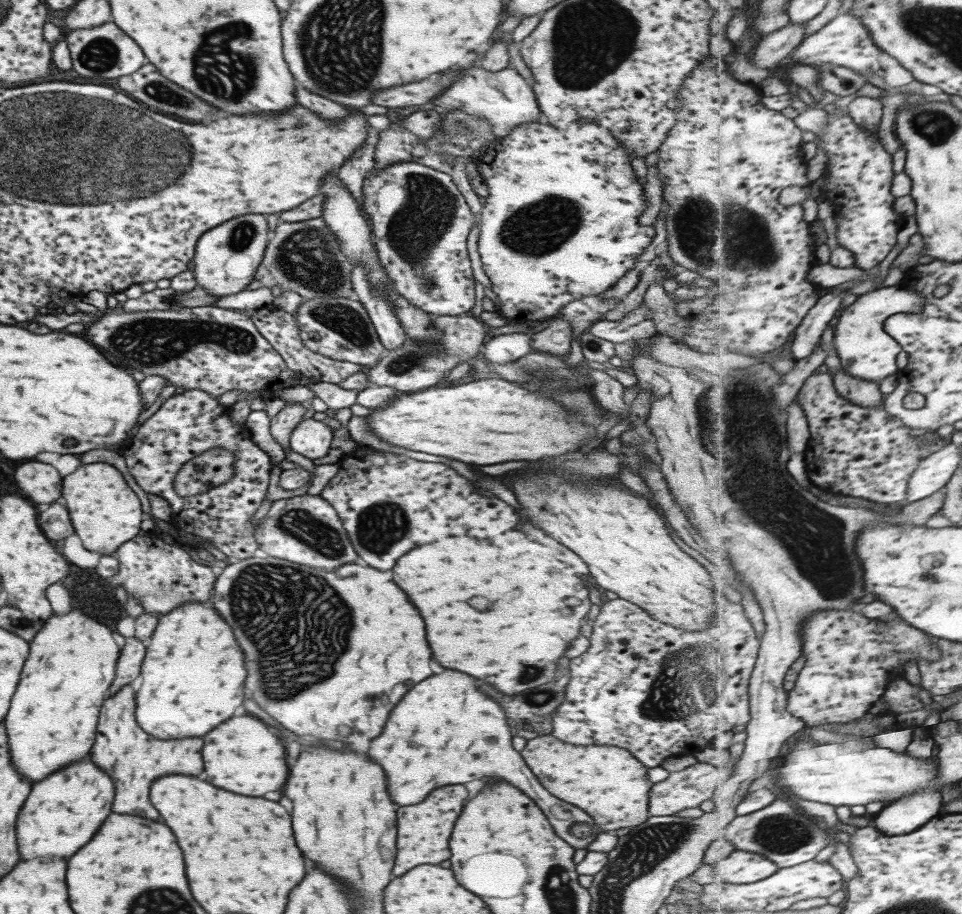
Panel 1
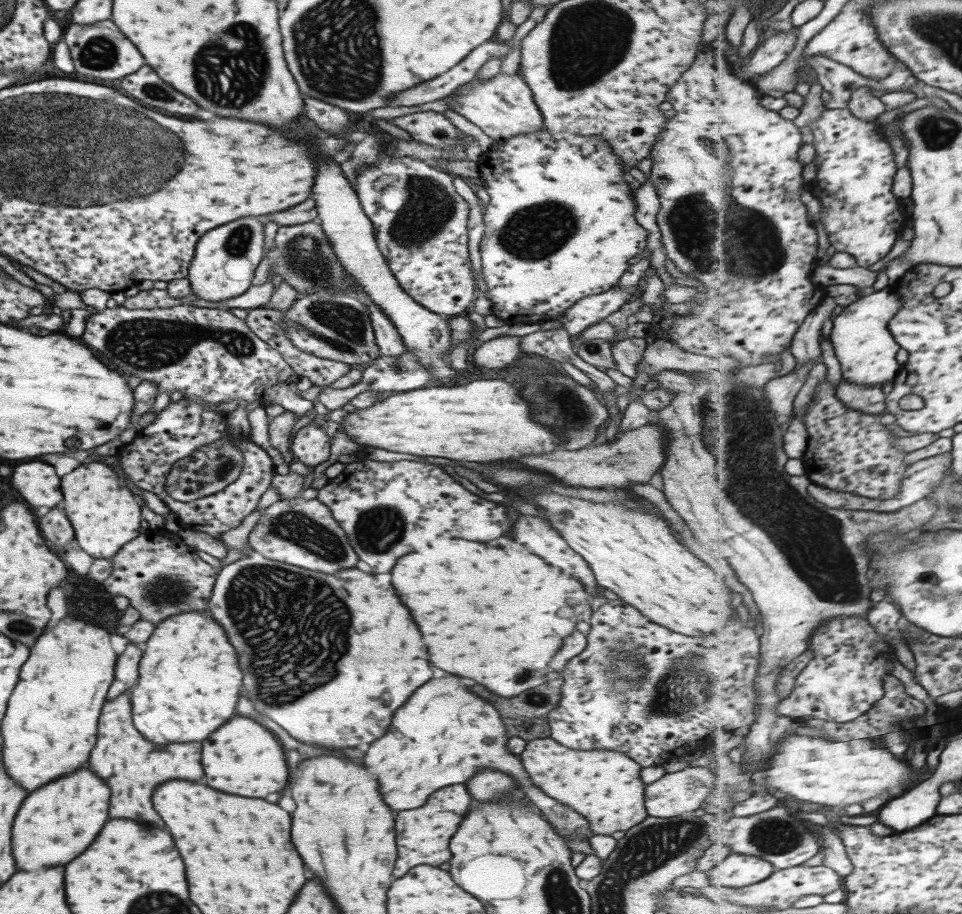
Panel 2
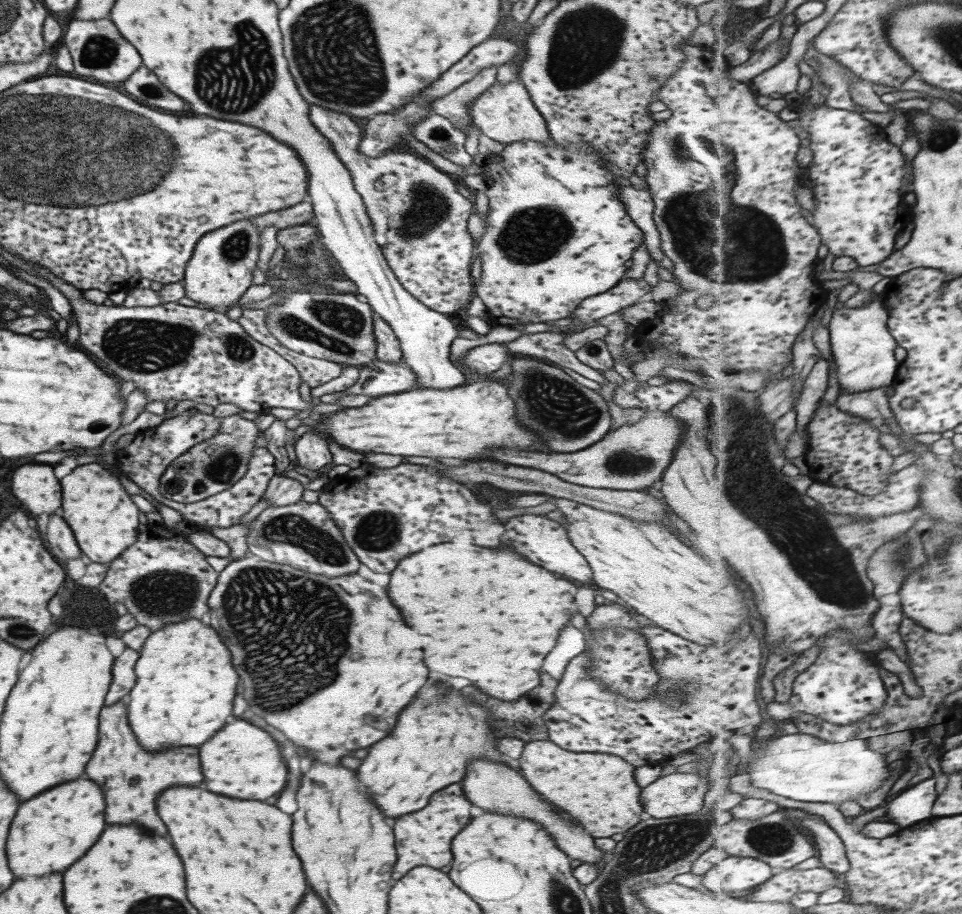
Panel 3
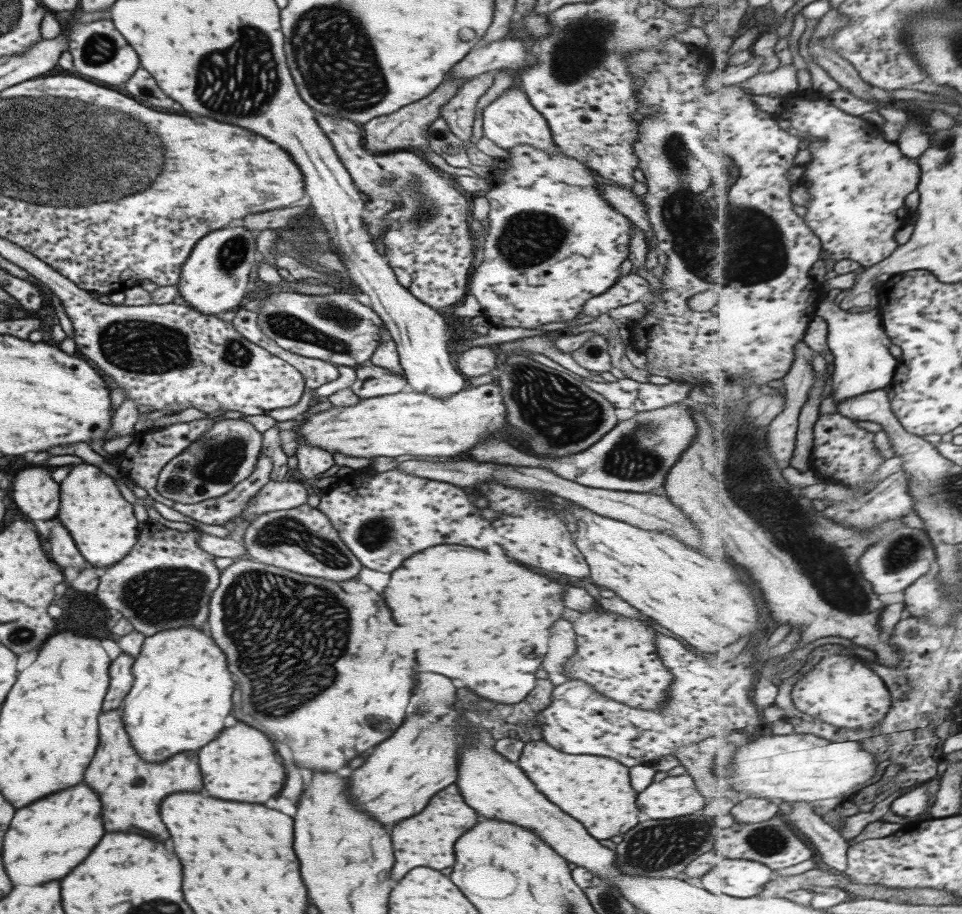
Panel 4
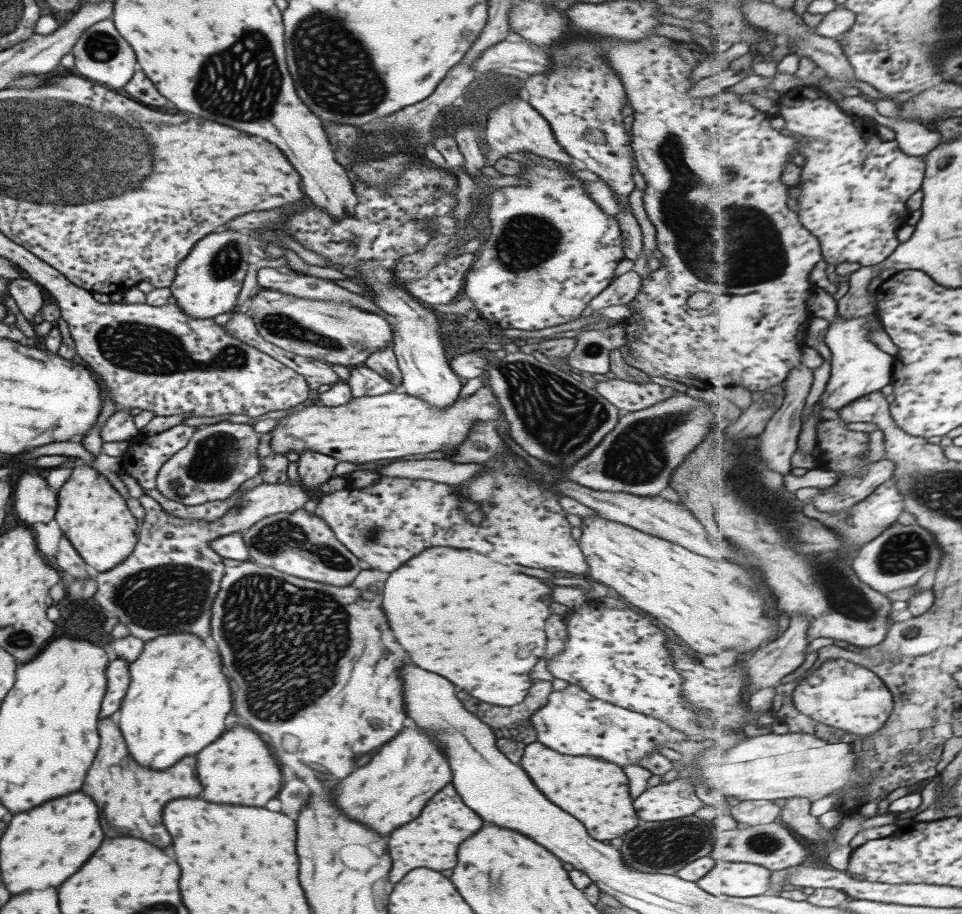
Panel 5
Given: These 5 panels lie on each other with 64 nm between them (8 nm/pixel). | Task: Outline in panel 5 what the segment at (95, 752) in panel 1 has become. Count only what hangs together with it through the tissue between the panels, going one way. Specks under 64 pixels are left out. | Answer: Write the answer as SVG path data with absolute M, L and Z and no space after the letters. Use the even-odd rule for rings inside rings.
M116 658L105 667L103 676L106 676L107 684L97 723L99 750L95 754L93 764L87 770L81 792L91 796L91 800L99 808L99 824L105 838L131 836L131 838L147 840L149 844L155 844L157 848L165 850L171 844L171 838L161 824L163 806L175 798L197 796L201 792L201 786L195 774L195 756L187 756L185 760L179 760L177 764L165 770L141 768L131 758L115 720L115 714L131 679L128 674L128 664ZM119 828L133 828L133 830L119 830Z

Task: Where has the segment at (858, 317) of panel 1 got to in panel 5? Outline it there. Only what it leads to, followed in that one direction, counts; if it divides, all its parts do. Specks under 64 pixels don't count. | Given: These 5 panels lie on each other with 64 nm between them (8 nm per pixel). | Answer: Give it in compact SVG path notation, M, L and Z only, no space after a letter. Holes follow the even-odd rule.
M817 287L815 295L811 295L810 312L813 317L824 318L830 324L825 331L825 343L831 356L831 373L823 396L819 398L817 410L829 409L841 411L849 404L855 403L868 395L880 392L885 386L892 385L896 359L893 355L881 350L871 338L873 320L868 316L859 318L843 318L839 316L838 300L829 292Z

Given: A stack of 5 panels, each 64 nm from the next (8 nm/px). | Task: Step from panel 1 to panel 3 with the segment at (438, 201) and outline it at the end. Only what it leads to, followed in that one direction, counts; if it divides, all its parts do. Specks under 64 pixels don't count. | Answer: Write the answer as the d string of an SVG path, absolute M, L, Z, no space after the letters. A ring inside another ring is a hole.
M311 106L309 120L333 144L334 153L349 171L353 188L359 193L366 215L372 224L375 244L378 244L387 266L393 271L399 284L421 304L439 314L449 316L461 313L474 295L474 283L469 274L473 259L471 256L473 239L466 227L473 211L471 201L457 192L455 183L448 178L447 173L436 169L413 151L384 152L378 158L357 151L361 134L358 122L353 118L341 112L329 112L325 108Z

